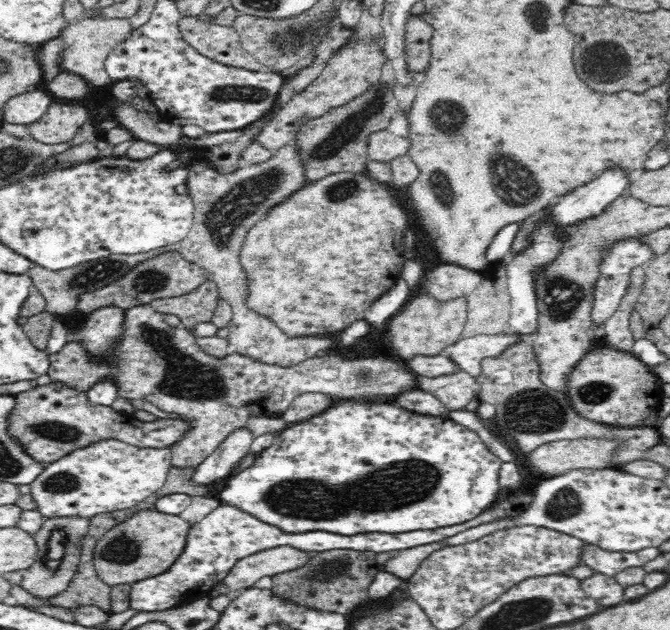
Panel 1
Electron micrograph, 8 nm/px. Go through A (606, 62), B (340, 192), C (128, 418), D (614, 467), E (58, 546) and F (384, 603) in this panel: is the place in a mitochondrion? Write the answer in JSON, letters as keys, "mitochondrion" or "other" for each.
{"A":"mitochondrion","B":"mitochondrion","C":"other","D":"other","E":"mitochondrion","F":"other"}

